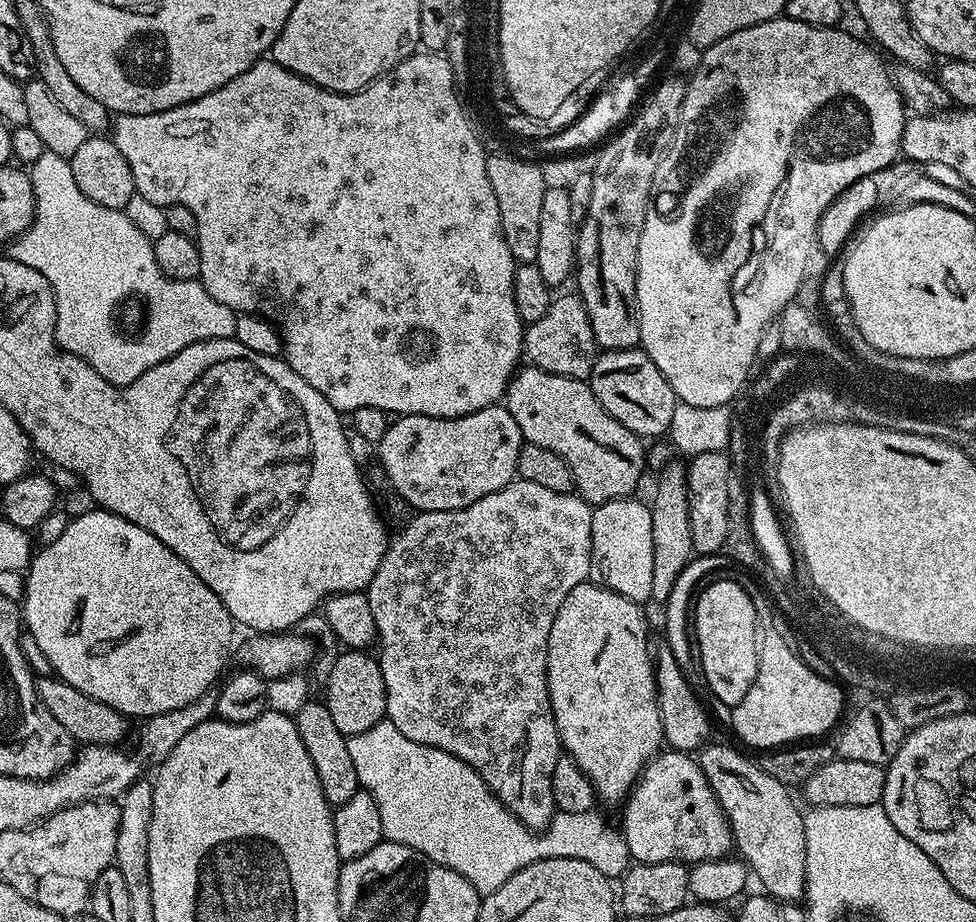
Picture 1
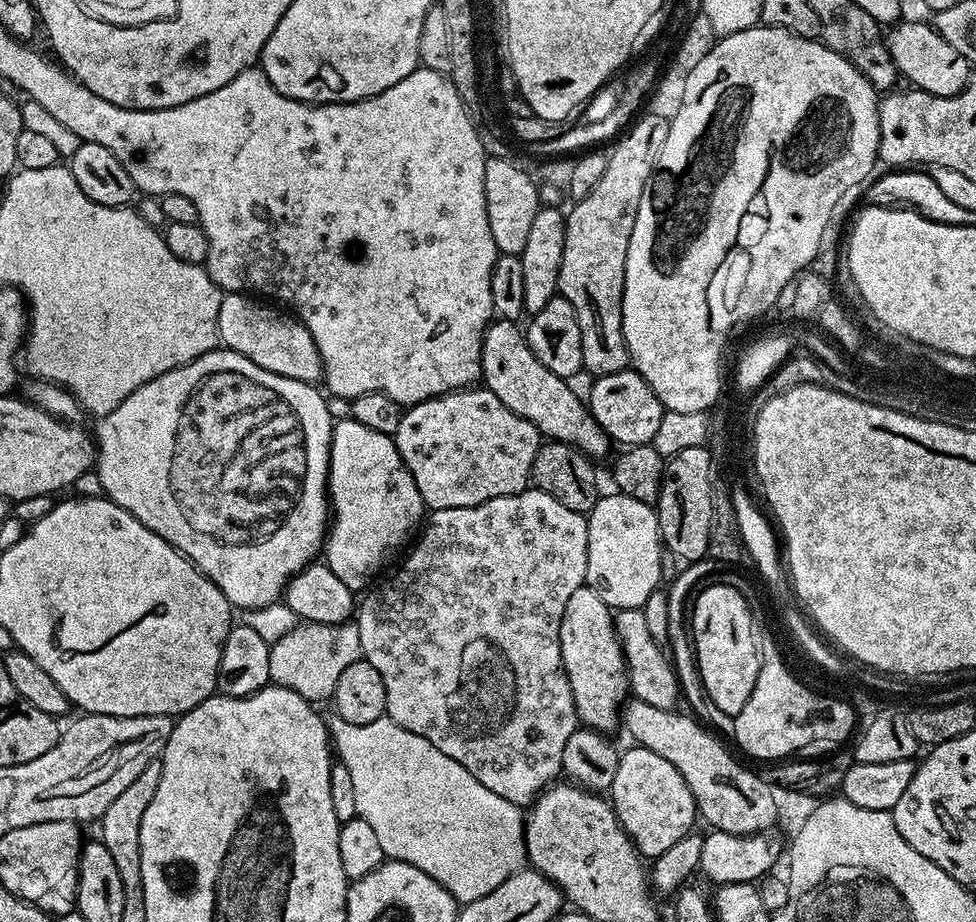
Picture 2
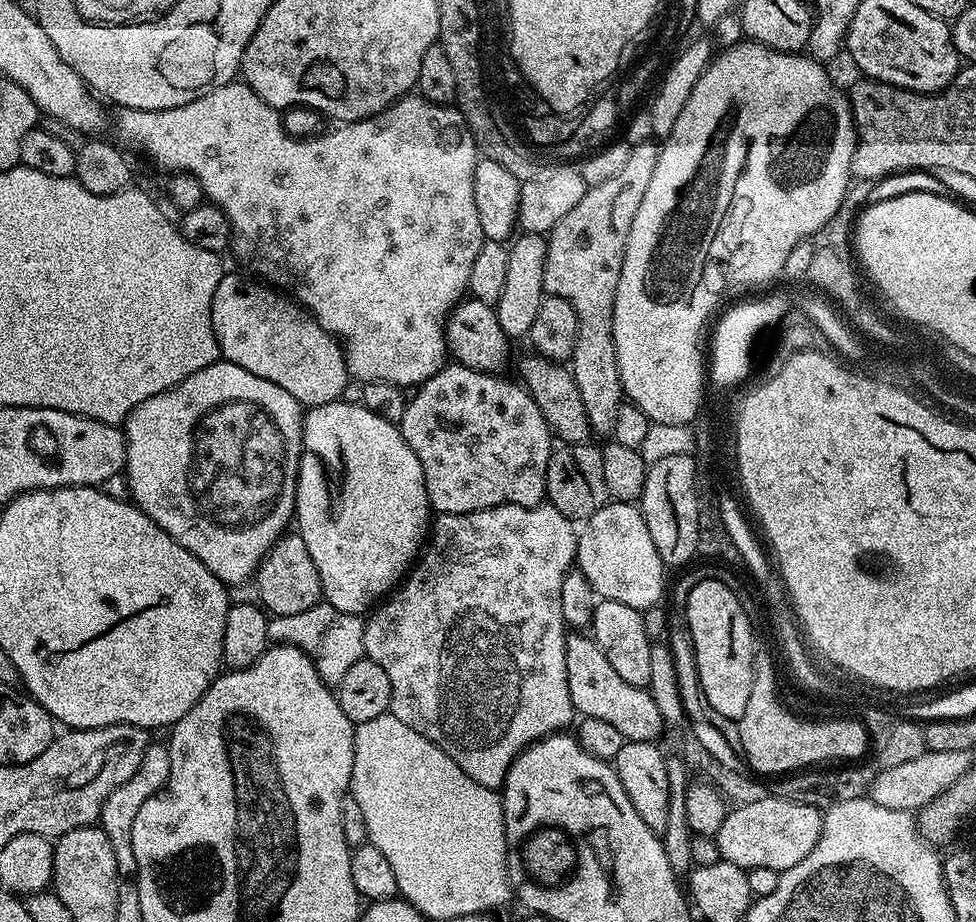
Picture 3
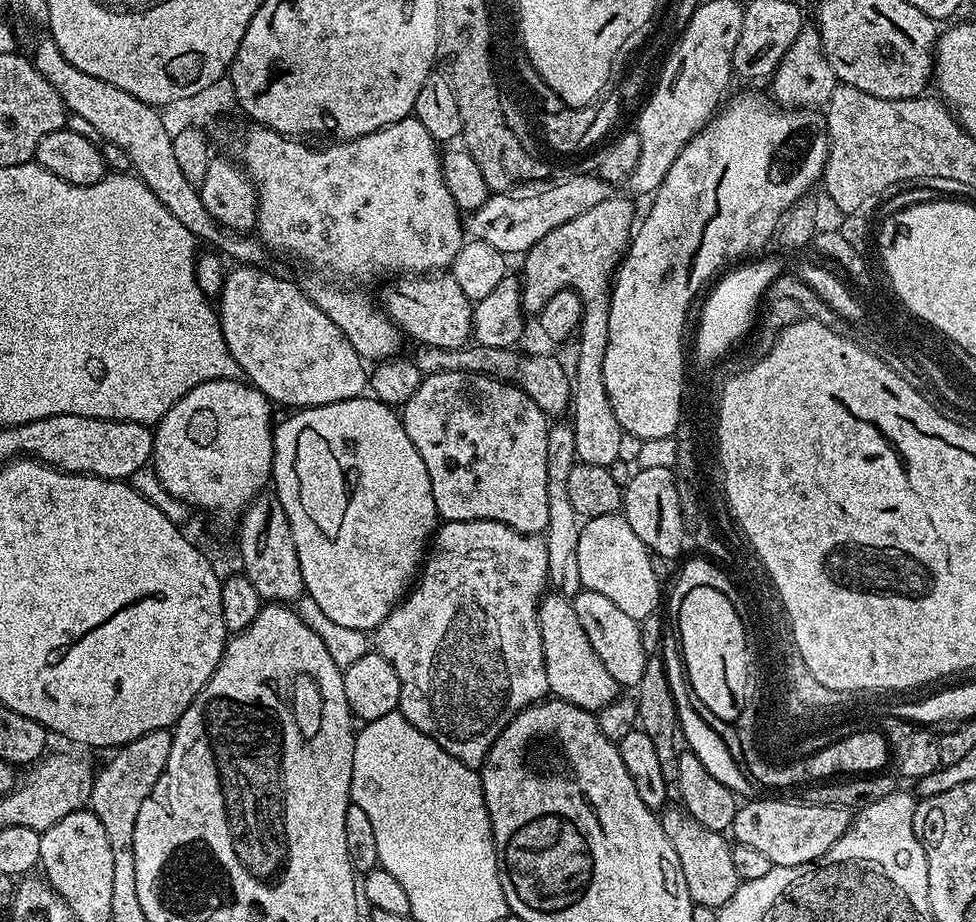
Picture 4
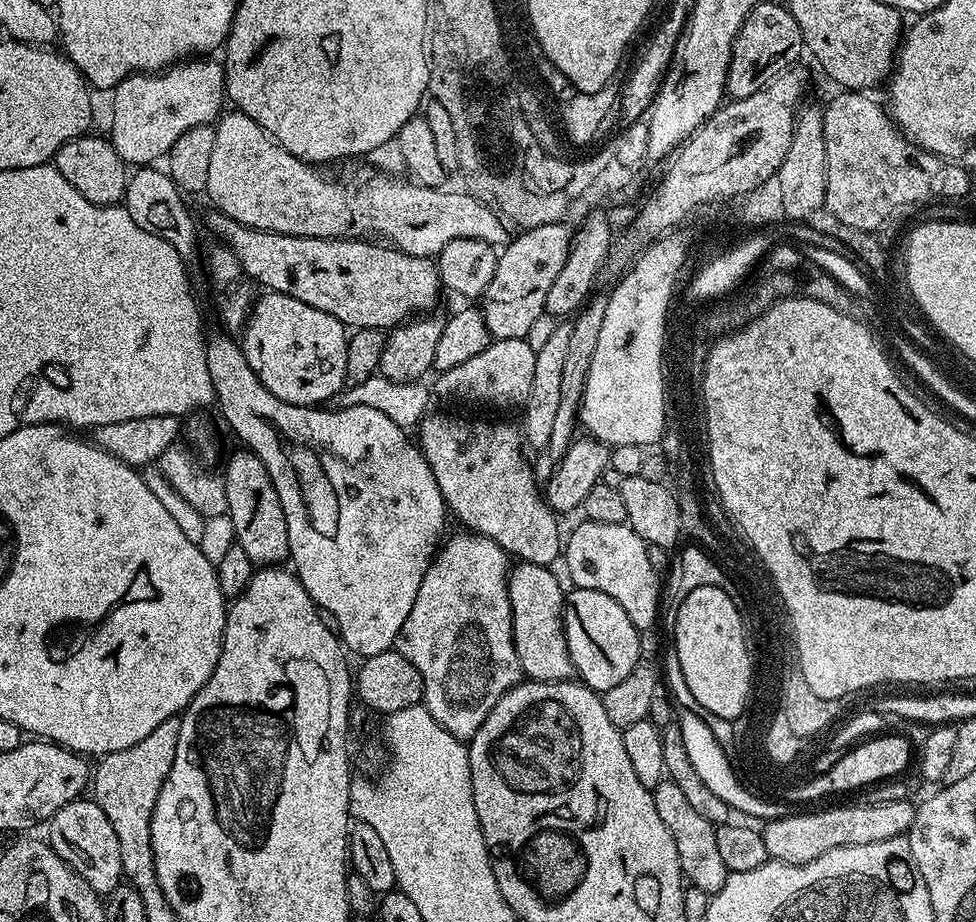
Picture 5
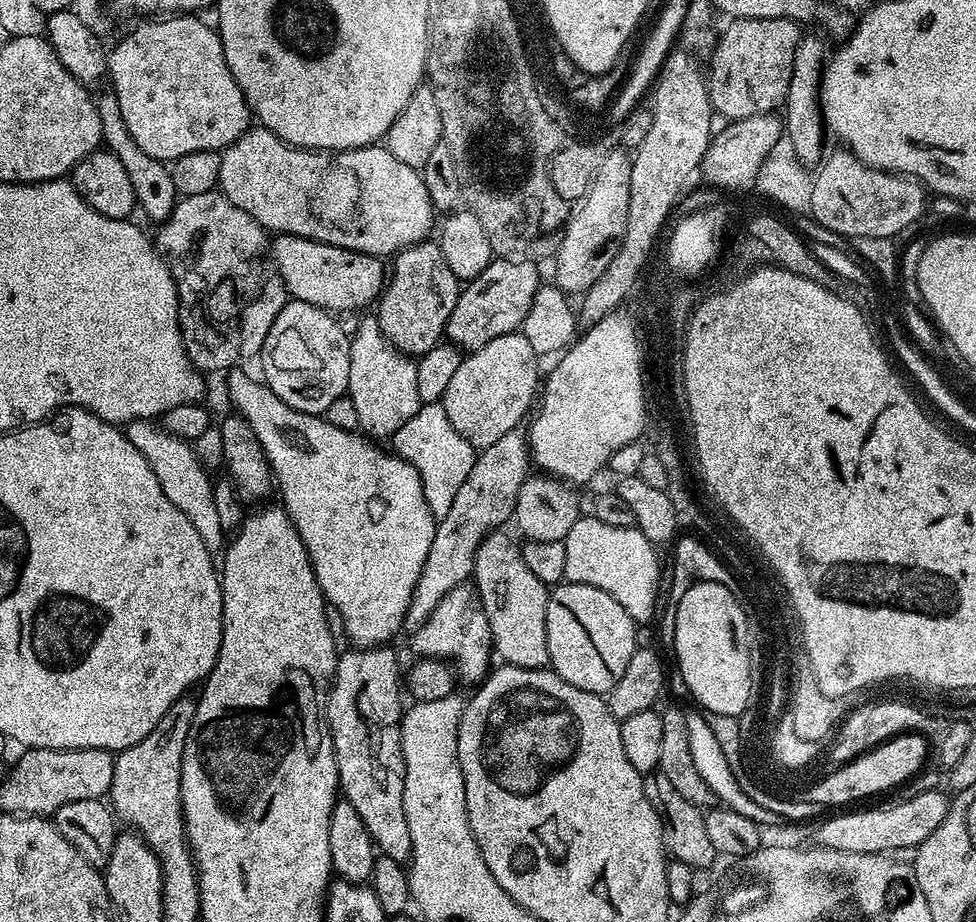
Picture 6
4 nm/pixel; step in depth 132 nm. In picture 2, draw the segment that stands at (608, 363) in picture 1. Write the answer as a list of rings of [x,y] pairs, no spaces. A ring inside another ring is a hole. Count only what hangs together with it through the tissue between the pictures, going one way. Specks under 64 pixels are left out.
[[[631,367],[618,370],[614,374],[597,376],[591,381],[592,389],[586,395],[588,411],[604,428],[609,441],[620,443],[620,446],[638,444],[651,445],[654,434],[665,414],[665,406],[654,394],[654,390]]]

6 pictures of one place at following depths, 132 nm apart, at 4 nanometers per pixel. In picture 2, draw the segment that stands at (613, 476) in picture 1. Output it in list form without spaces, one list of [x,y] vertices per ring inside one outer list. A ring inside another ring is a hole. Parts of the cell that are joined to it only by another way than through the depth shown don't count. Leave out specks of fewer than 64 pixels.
[[[493,319],[484,331],[482,341],[482,358],[480,371],[483,383],[514,414],[526,418],[540,431],[541,437],[548,440],[561,440],[584,453],[589,458],[604,456],[610,447],[610,441],[604,428],[588,411],[583,399],[576,397],[569,381],[563,376],[554,374],[554,370],[546,370],[538,358],[534,358],[534,350],[530,350],[521,325],[515,320]]]

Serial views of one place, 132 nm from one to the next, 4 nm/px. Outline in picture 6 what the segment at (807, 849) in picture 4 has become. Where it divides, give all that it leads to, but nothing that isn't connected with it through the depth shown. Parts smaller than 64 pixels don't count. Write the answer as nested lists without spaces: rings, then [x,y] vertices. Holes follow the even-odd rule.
[[[937,790],[935,792],[923,792],[917,796],[909,795],[908,800],[900,800],[897,804],[880,804],[877,808],[864,808],[861,812],[848,812],[852,810],[844,810],[841,816],[832,816],[820,828],[819,843],[825,848],[833,848],[834,850],[846,850],[847,852],[878,852],[881,854],[896,854],[899,853],[899,848],[908,848],[908,850],[915,849],[916,845],[921,844],[926,838],[930,838],[930,834],[934,834],[934,830],[938,830],[938,826],[942,826],[942,818],[946,818],[948,813],[948,805],[950,803],[949,797],[943,796],[943,791]]]

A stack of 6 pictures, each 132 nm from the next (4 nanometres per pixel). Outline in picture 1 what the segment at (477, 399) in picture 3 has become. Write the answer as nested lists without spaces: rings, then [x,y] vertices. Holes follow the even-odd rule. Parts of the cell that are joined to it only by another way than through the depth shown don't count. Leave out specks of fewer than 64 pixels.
[[[492,404],[458,418],[402,416],[389,423],[378,451],[392,488],[416,512],[462,510],[517,479],[518,450],[526,443],[506,406]]]

